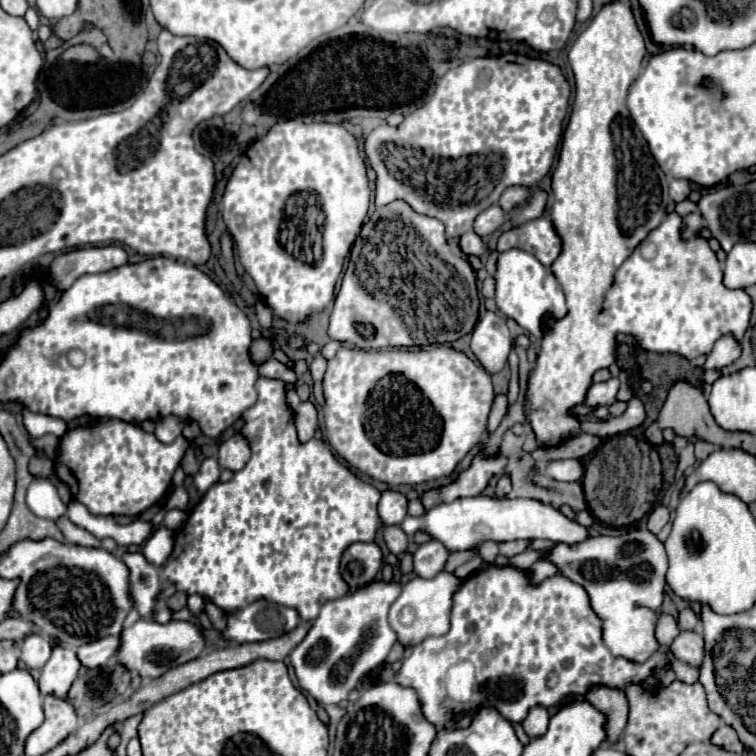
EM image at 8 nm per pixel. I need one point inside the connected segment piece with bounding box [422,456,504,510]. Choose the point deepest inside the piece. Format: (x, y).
(471, 482)

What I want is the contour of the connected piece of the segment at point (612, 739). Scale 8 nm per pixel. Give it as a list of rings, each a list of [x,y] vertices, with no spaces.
[[[598,686],[586,694],[586,700],[606,716],[606,724],[604,724],[606,742],[616,744],[628,720],[628,700],[624,692]]]

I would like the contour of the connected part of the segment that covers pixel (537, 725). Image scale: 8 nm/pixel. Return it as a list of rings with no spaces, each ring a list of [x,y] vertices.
[[[534,706],[526,720],[522,722],[522,728],[524,732],[530,736],[530,738],[540,738],[546,734],[548,730],[548,722],[550,722],[550,716],[548,716],[548,710],[542,708],[542,706]]]

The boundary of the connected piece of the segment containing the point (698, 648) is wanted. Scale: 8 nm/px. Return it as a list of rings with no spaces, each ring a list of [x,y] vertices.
[[[680,632],[670,646],[676,660],[700,668],[704,658],[704,640],[696,632]]]

